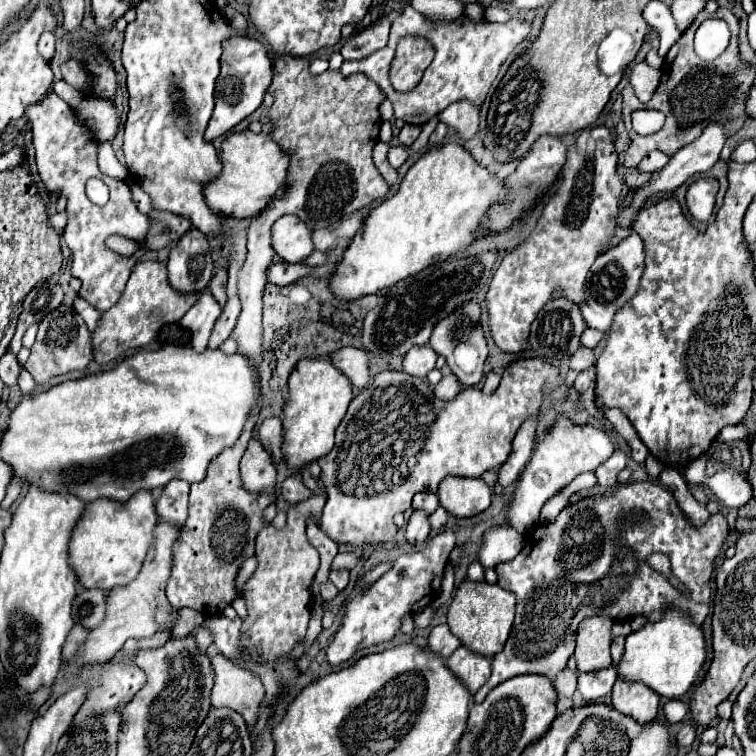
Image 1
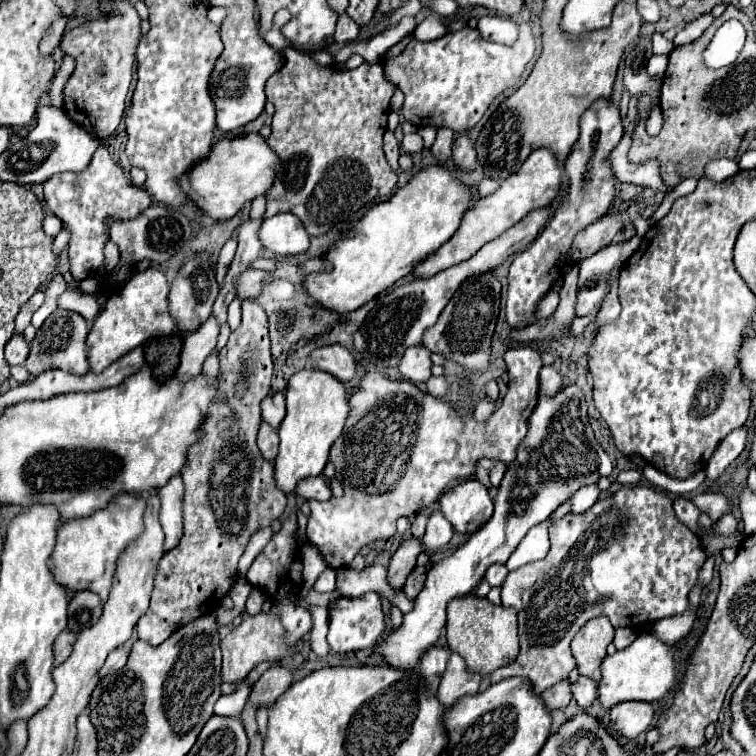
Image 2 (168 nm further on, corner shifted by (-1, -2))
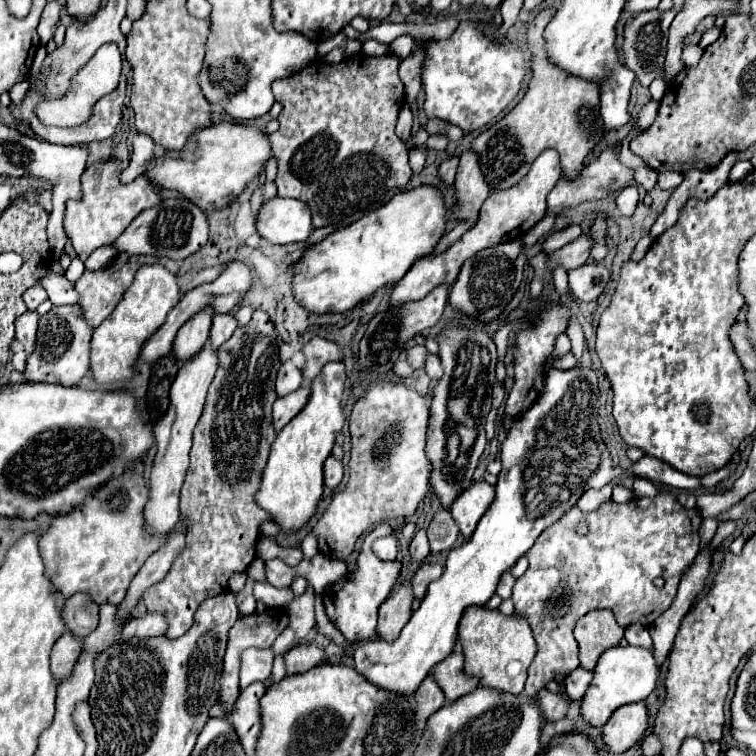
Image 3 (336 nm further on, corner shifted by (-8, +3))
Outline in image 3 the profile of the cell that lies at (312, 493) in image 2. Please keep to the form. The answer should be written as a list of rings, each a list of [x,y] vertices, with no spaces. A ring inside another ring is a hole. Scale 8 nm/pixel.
[[[329,455],[325,461],[325,485],[329,489],[335,489],[341,483],[341,479],[343,479],[343,465],[339,459]]]

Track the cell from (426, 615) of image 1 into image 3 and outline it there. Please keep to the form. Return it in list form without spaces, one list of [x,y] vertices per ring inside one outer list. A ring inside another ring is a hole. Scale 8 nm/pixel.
[[[401,583],[393,589],[391,597],[381,605],[377,635],[387,639],[387,643],[397,639],[397,633],[401,633],[401,629],[409,621],[411,601],[413,601],[411,583]]]

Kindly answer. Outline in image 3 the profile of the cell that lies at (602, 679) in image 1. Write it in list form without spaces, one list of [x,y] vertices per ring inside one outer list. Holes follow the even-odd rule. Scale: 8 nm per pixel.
[[[577,667],[575,671],[571,671],[571,675],[565,681],[565,689],[567,689],[567,693],[569,693],[569,697],[573,701],[579,701],[585,695],[585,689],[591,683],[591,677],[593,677],[593,673],[585,671],[581,667]]]

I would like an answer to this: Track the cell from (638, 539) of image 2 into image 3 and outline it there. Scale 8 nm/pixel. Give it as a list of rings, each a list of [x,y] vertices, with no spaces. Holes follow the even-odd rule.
[[[661,491],[653,499],[631,499],[627,503],[607,501],[587,515],[579,507],[571,507],[557,523],[547,527],[525,553],[529,569],[515,581],[511,597],[515,613],[527,619],[537,641],[525,693],[535,697],[547,681],[557,675],[565,677],[579,667],[573,627],[585,613],[609,609],[621,627],[633,623],[651,627],[653,621],[669,609],[677,595],[681,571],[685,571],[699,553],[699,525],[701,515],[697,509],[683,515],[683,507],[675,495]],[[579,521],[589,525],[585,537],[573,531]]]

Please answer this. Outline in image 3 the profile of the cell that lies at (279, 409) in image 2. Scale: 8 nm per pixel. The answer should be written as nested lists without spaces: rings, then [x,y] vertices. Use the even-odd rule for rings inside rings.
[[[285,361],[281,363],[279,367],[279,375],[277,375],[277,381],[275,381],[275,387],[277,387],[277,395],[287,395],[291,391],[297,391],[297,387],[301,387],[301,371],[291,363],[291,361]]]

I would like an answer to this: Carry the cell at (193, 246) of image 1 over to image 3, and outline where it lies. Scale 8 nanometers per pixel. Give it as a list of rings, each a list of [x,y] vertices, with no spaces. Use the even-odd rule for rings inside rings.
[[[201,311],[177,331],[177,337],[173,341],[173,355],[177,357],[177,361],[185,363],[193,355],[197,355],[197,351],[201,351],[201,347],[209,339],[211,319],[213,315],[209,311]]]

